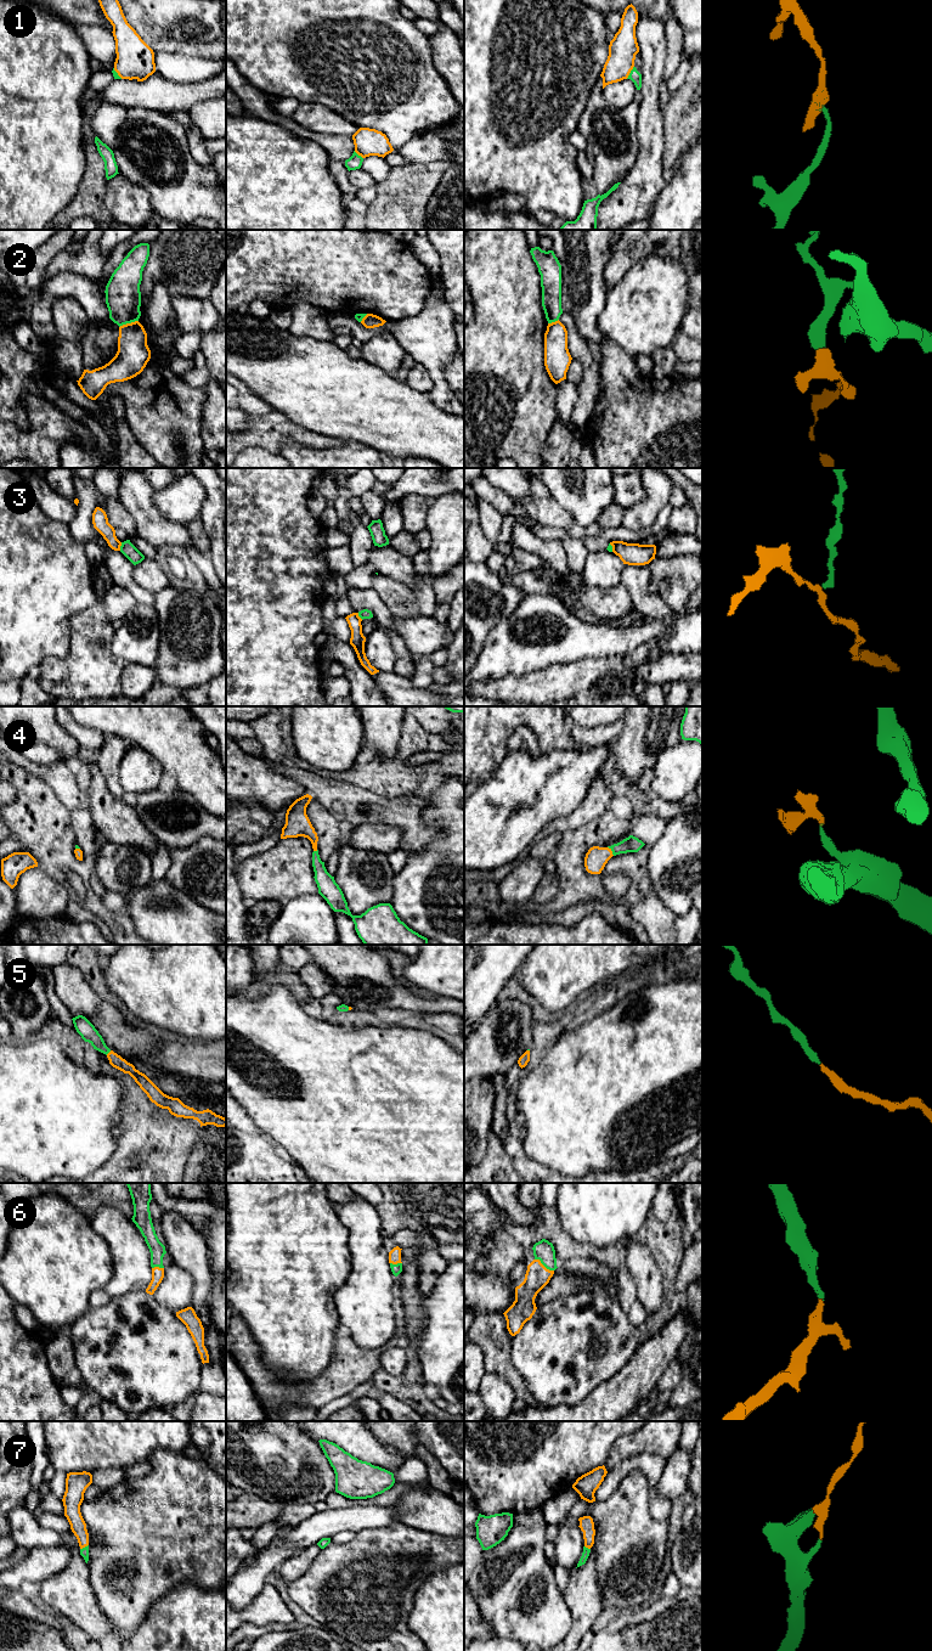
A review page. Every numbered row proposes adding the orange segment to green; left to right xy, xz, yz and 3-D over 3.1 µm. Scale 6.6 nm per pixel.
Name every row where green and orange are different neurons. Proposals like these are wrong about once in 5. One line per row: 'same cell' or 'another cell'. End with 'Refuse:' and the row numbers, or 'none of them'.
1: same cell
2: another cell
3: another cell
4: same cell
5: same cell
6: same cell
7: same cell
Refuse: 2, 3

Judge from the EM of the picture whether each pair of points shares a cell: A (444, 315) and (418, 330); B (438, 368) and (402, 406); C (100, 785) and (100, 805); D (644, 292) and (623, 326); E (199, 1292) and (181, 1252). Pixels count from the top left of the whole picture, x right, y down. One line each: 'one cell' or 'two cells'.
A: one cell
B: two cells
C: one cell
D: one cell
E: one cell

